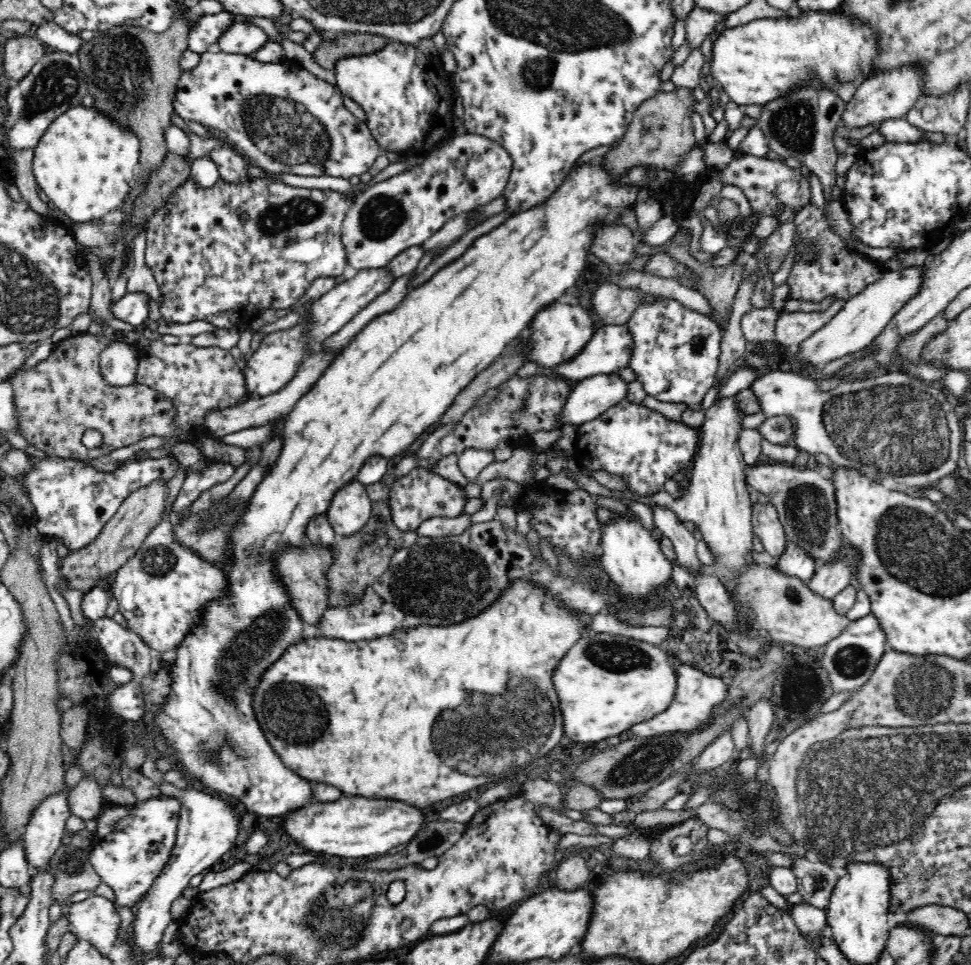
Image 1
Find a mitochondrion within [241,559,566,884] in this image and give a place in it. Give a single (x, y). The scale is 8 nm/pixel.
(490, 736)

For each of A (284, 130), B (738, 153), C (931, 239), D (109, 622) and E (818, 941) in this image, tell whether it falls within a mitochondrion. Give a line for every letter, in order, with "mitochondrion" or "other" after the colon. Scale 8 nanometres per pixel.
A: mitochondrion
B: other
C: other
D: other
E: other

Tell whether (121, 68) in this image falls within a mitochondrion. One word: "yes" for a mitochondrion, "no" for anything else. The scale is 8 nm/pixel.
yes

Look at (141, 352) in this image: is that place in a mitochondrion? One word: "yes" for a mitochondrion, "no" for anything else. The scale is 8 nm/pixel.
no

